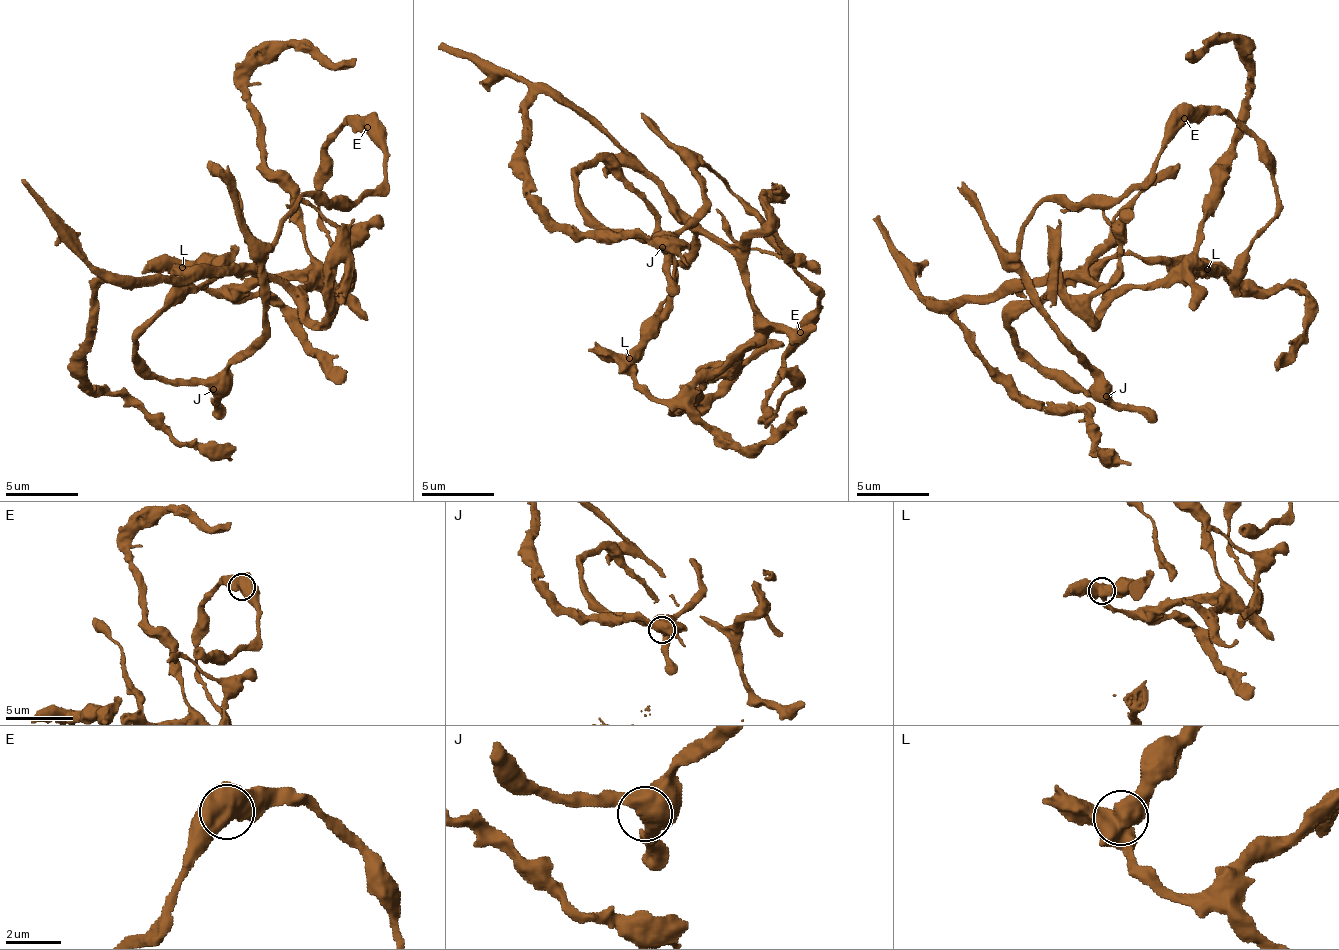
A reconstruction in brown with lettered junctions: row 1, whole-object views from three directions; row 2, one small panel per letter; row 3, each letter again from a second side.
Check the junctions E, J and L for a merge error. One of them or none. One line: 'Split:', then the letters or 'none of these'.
Split: L

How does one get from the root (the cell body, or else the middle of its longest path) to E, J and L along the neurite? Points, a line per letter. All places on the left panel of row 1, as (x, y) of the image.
E: (164, 381), (217, 378), (260, 336), (263, 253), (278, 221), (302, 197), (357, 206), (384, 179), (367, 127)
J: (164, 381), (206, 381), (213, 389)
L: (164, 381), (135, 349), (136, 340), (173, 303), (187, 293), (193, 294), (235, 252), (183, 266)

